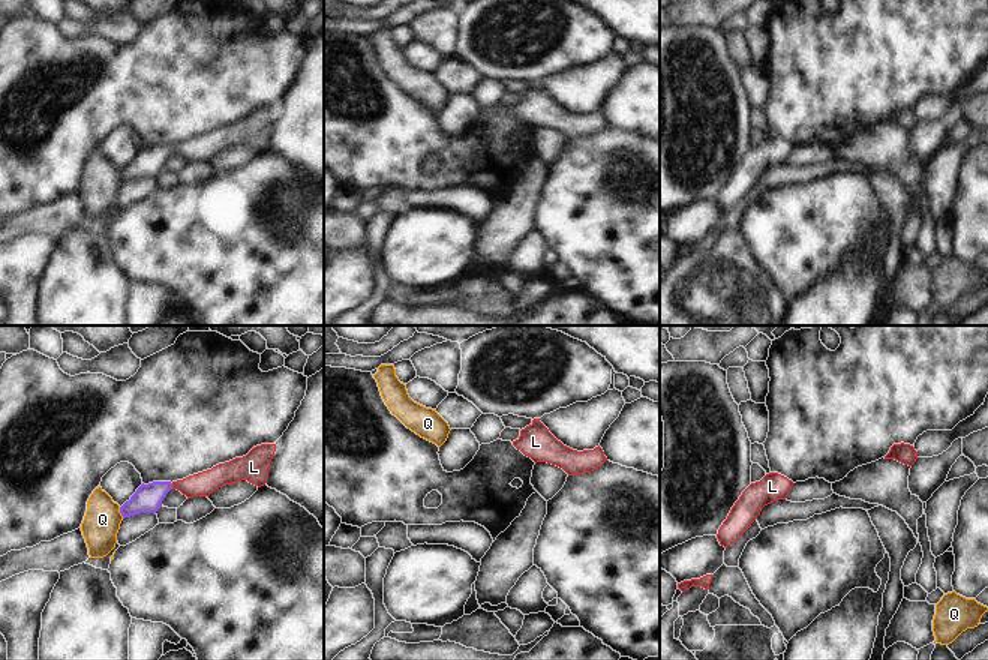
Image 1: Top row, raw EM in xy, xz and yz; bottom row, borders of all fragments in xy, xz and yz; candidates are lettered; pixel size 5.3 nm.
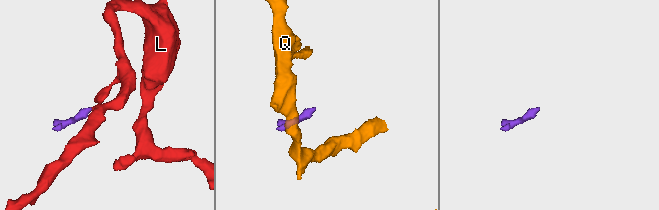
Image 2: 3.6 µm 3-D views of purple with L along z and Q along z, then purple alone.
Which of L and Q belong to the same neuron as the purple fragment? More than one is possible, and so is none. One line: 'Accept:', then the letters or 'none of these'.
Accept: L.

